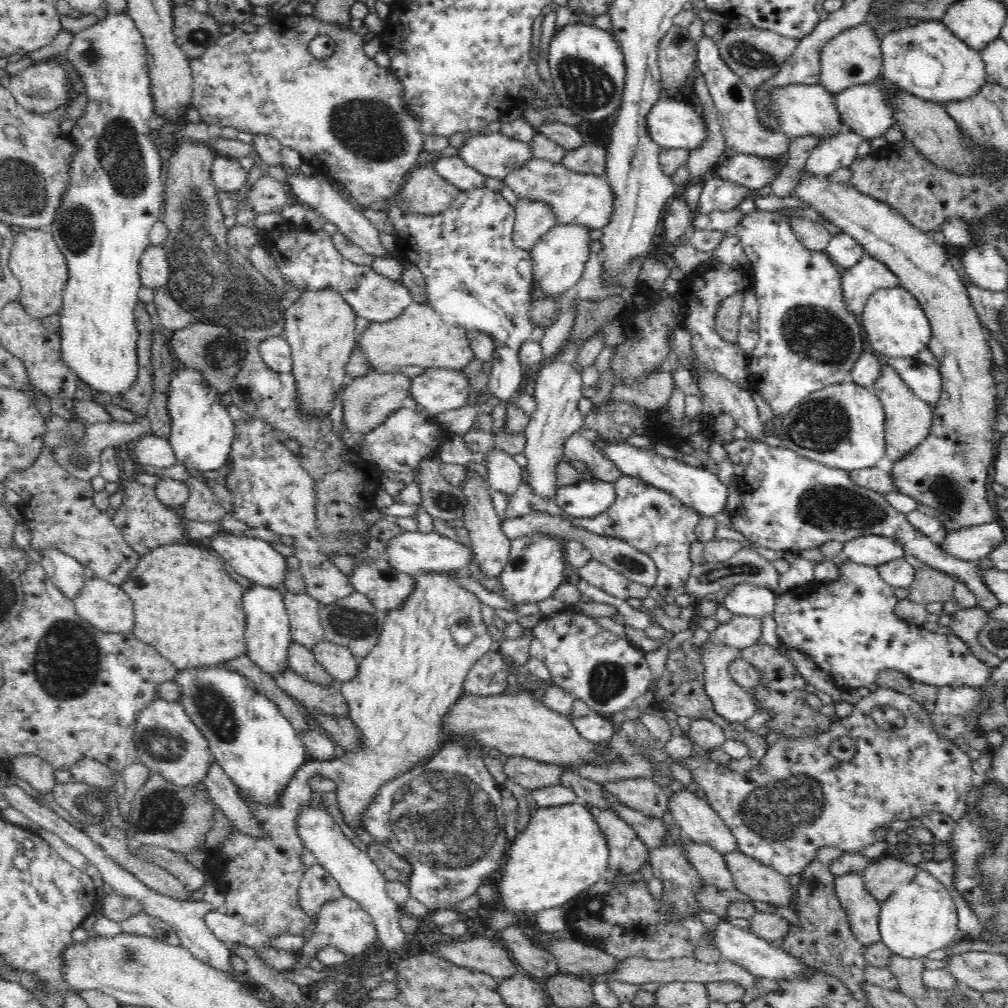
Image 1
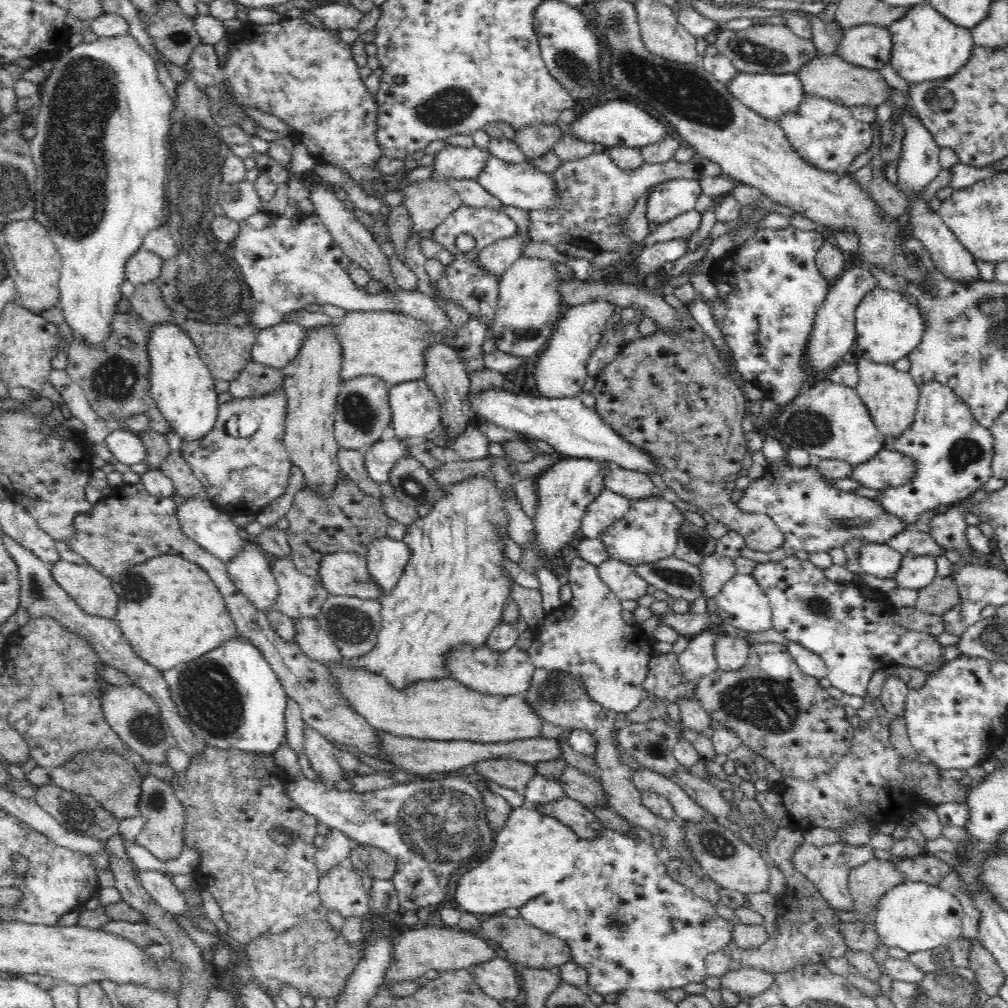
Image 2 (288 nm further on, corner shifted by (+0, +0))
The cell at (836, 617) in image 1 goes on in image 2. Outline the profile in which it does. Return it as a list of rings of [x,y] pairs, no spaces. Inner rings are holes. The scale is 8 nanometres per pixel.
[[[786,556],[782,562],[760,562],[754,566],[752,576],[760,584],[764,594],[770,598],[774,628],[778,632],[784,632],[784,636],[790,642],[796,642],[804,646],[806,650],[818,654],[826,662],[828,680],[840,692],[866,696],[872,672],[886,670],[896,664],[906,668],[920,668],[928,674],[932,674],[934,670],[942,668],[942,664],[946,664],[946,660],[940,658],[942,646],[934,640],[936,636],[928,632],[910,632],[894,624],[894,606],[890,604],[884,592],[872,590],[866,584],[852,584],[852,582],[840,584],[840,582],[828,580],[824,574],[824,568],[818,568],[810,560],[802,560],[796,556]]]

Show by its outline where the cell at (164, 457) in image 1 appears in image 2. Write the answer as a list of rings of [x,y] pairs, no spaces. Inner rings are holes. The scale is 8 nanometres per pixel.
[[[122,428],[112,430],[106,438],[106,444],[120,464],[134,466],[134,464],[142,464],[142,460],[146,458],[146,448],[142,446],[140,436],[128,430],[122,430]]]

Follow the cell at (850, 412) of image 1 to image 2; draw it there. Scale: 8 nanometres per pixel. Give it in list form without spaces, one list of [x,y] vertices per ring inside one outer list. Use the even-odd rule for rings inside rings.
[[[830,380],[804,388],[782,414],[774,420],[778,442],[786,448],[804,448],[822,460],[842,460],[850,466],[866,464],[884,450],[884,436],[878,432],[868,408],[854,388],[834,384]]]

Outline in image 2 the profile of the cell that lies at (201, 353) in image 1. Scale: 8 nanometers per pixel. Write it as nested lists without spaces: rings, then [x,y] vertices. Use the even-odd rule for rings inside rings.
[[[188,320],[186,324],[180,324],[184,332],[194,340],[198,346],[198,352],[204,360],[204,364],[210,368],[214,380],[236,380],[238,374],[246,368],[246,364],[252,362],[252,348],[258,336],[258,330],[252,330],[250,326],[230,326],[230,324],[206,324],[200,320]]]

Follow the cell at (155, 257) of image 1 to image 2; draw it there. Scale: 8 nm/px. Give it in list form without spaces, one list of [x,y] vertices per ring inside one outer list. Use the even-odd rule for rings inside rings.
[[[140,248],[138,252],[134,252],[134,256],[130,256],[126,264],[126,280],[130,280],[134,286],[158,282],[158,278],[162,276],[162,266],[164,260],[160,256]]]

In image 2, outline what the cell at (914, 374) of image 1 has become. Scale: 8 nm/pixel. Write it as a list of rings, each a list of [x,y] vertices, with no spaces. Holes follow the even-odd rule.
[[[930,382],[920,388],[920,406],[914,424],[906,428],[898,438],[886,438],[884,450],[900,452],[914,462],[914,478],[898,488],[878,492],[876,500],[884,512],[898,516],[908,528],[932,510],[954,506],[970,498],[976,490],[984,488],[994,478],[992,462],[996,454],[996,442],[988,428],[978,424],[972,410],[962,402],[956,392],[944,384]]]

